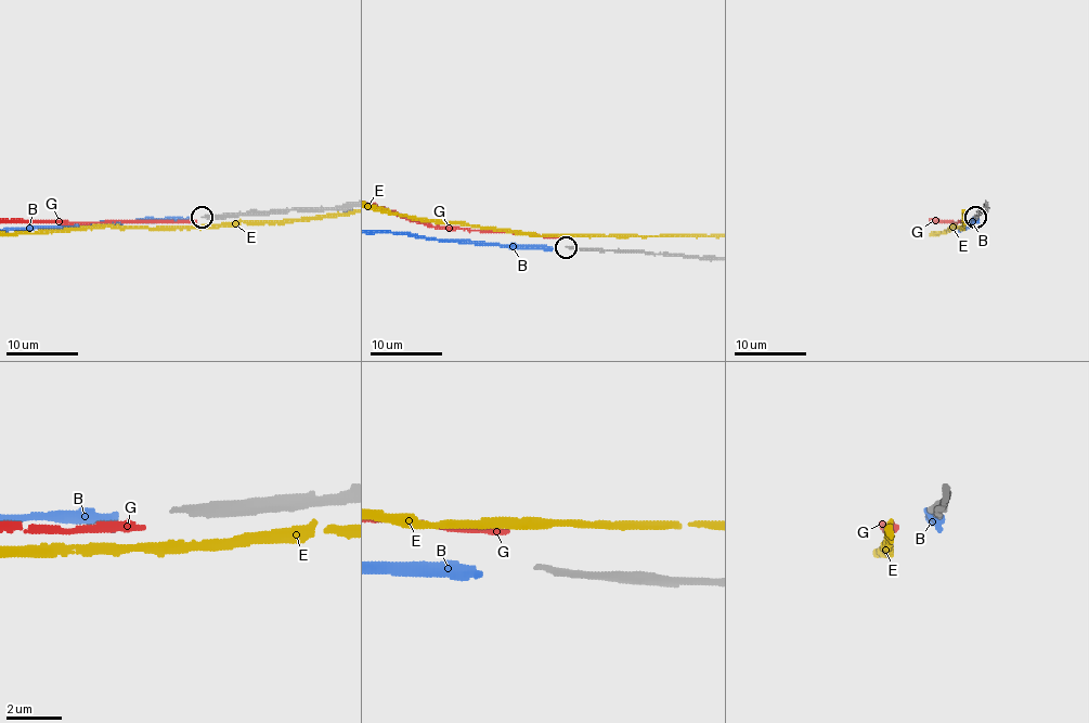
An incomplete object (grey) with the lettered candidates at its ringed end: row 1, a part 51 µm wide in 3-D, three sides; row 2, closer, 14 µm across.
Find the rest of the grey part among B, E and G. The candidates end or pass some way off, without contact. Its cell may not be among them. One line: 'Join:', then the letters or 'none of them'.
Join: B

